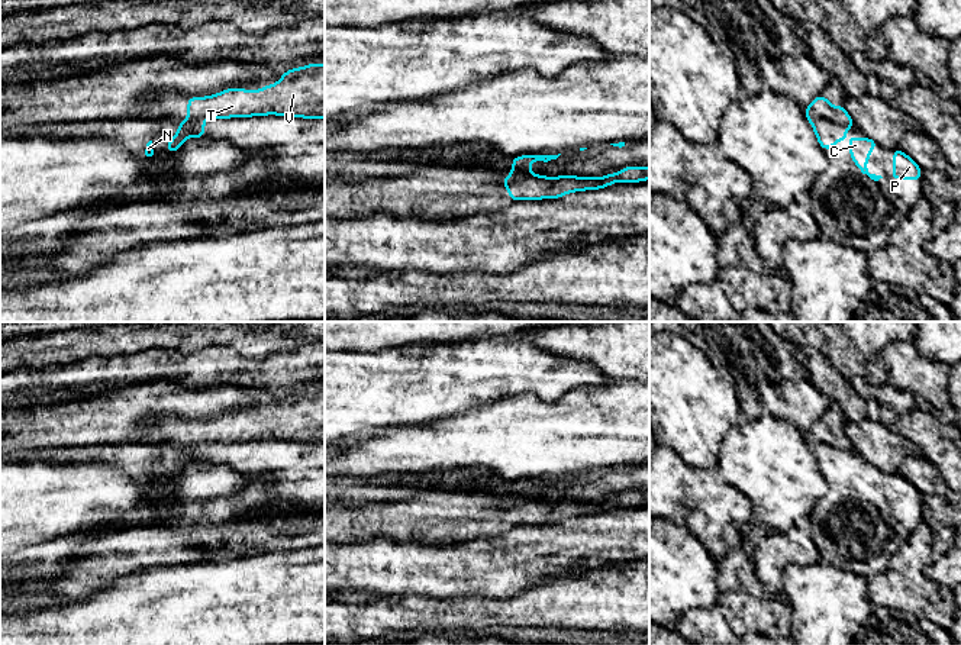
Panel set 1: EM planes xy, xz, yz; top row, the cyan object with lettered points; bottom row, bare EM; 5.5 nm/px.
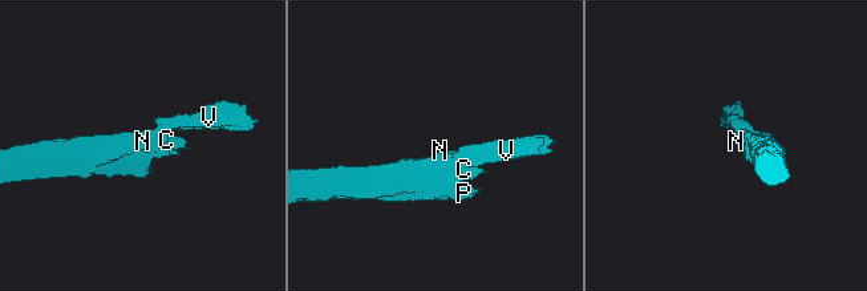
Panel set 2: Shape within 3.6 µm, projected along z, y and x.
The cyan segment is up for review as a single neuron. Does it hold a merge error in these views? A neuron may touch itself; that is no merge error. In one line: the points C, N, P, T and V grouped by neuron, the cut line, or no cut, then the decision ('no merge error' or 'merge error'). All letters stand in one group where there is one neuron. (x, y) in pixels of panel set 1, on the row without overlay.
groups C N P / T V; cut yz (810, 447), (829, 444), (842, 450), (851, 448); merge error

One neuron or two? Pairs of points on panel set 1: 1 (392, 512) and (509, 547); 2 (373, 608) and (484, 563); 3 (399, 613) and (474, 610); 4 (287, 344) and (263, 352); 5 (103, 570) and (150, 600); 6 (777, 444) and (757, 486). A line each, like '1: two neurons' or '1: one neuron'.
1: two neurons
2: two neurons
3: one neuron
4: one neuron
5: two neurons
6: one neuron

